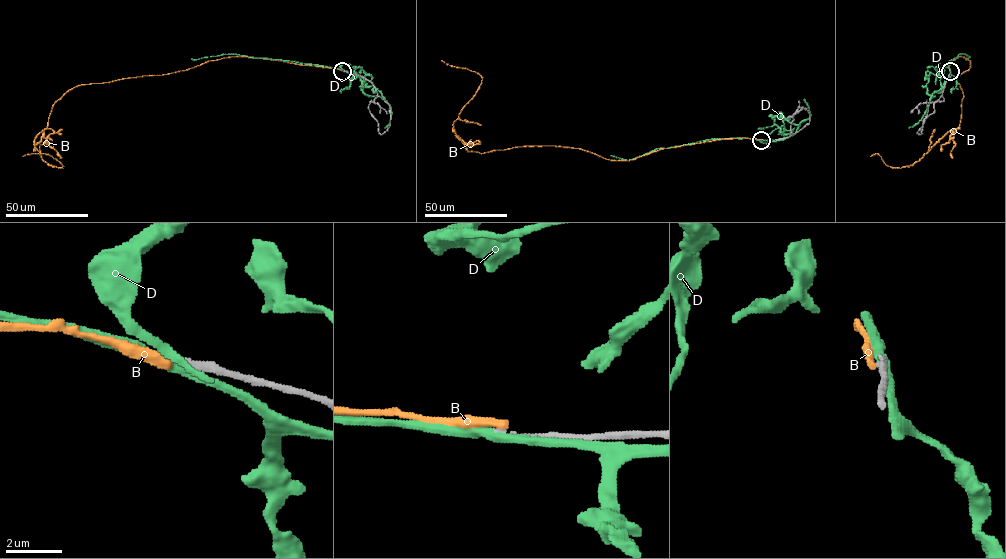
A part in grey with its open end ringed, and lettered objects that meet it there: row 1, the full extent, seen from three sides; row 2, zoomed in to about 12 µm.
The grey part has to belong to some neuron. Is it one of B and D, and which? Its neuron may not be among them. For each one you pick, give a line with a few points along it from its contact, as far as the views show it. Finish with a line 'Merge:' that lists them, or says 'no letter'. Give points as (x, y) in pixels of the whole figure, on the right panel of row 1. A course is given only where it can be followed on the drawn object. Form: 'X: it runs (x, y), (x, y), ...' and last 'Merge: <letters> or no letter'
Merge: no letter

